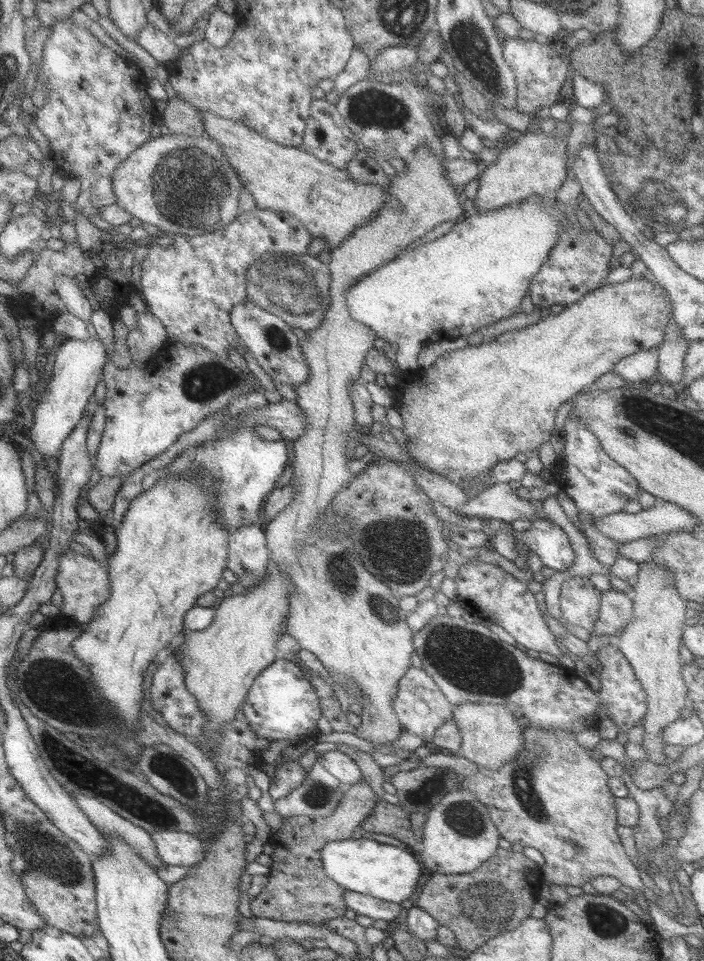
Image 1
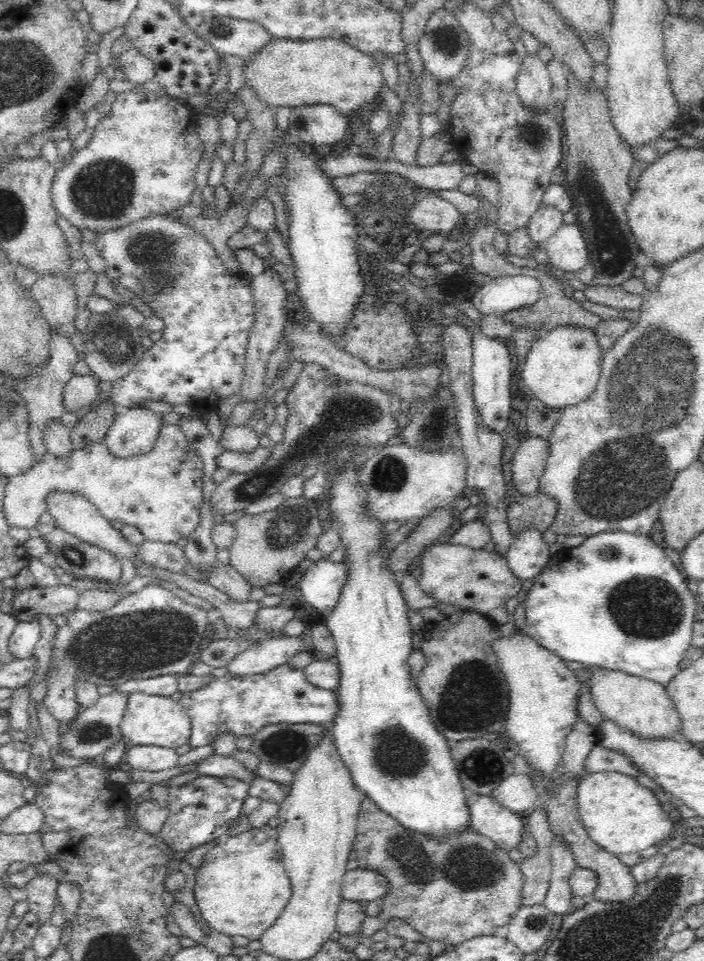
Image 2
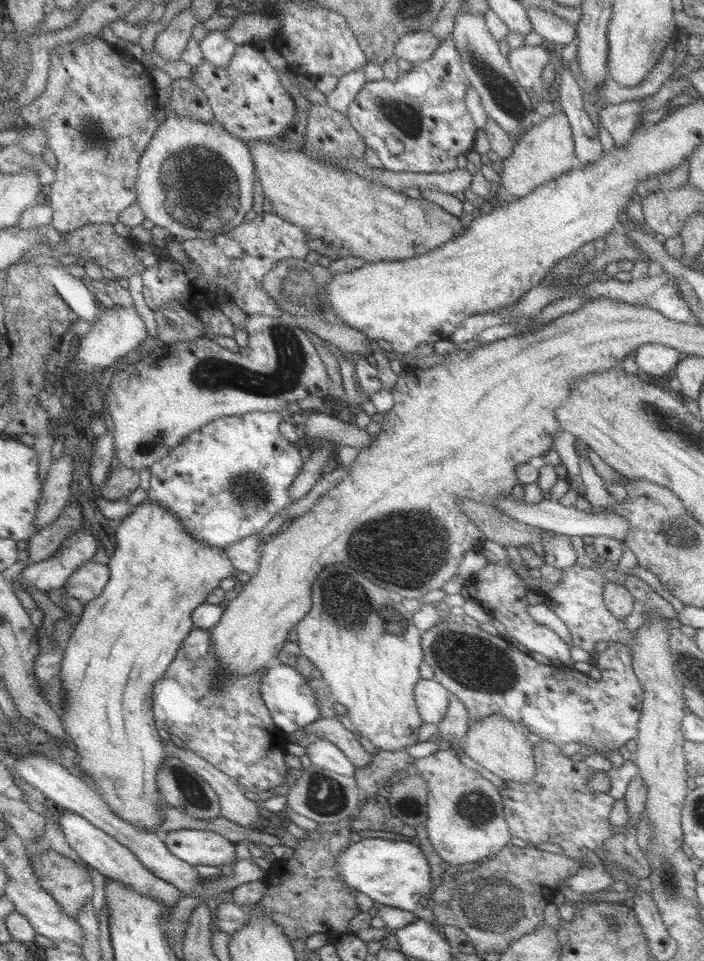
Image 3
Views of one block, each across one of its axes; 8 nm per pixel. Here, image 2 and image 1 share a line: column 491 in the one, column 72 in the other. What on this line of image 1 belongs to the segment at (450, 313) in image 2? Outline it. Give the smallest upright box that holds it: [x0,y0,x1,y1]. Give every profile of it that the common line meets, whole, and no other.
[30,338,106,461]

